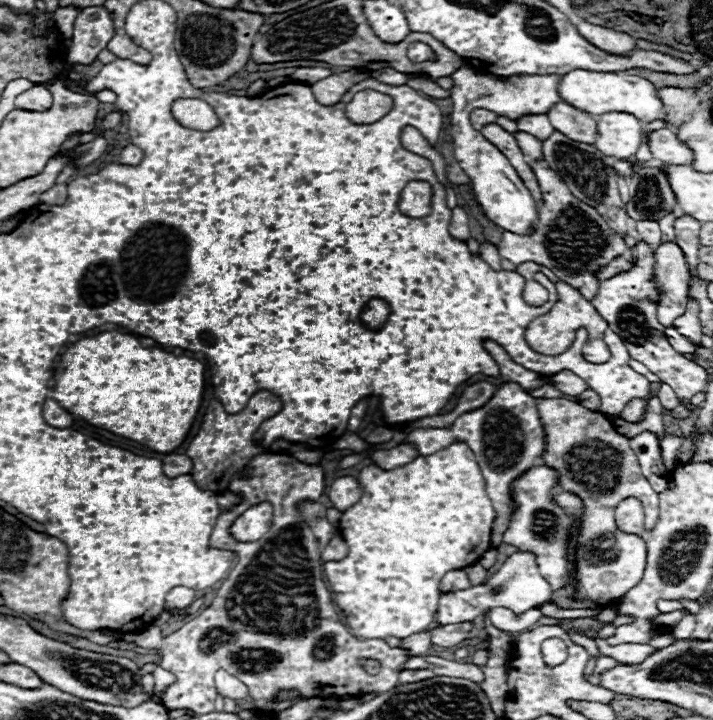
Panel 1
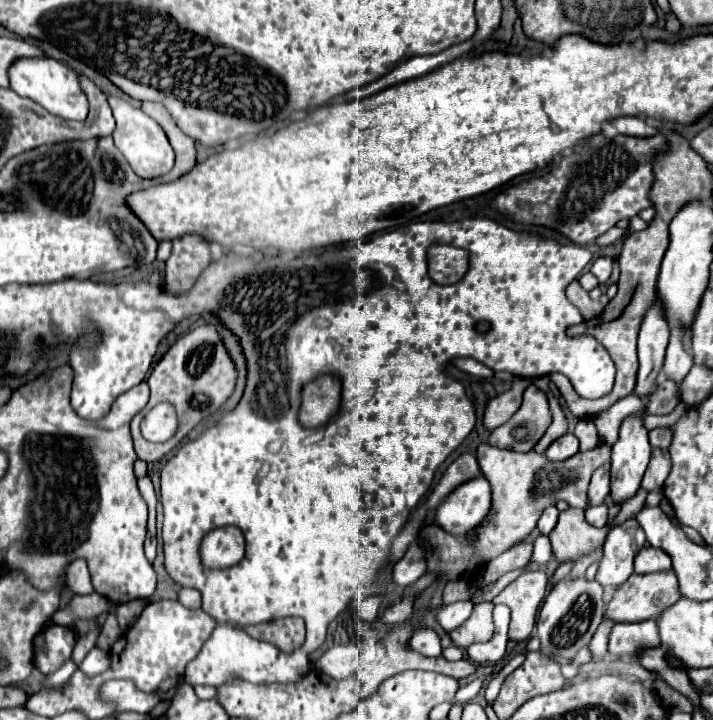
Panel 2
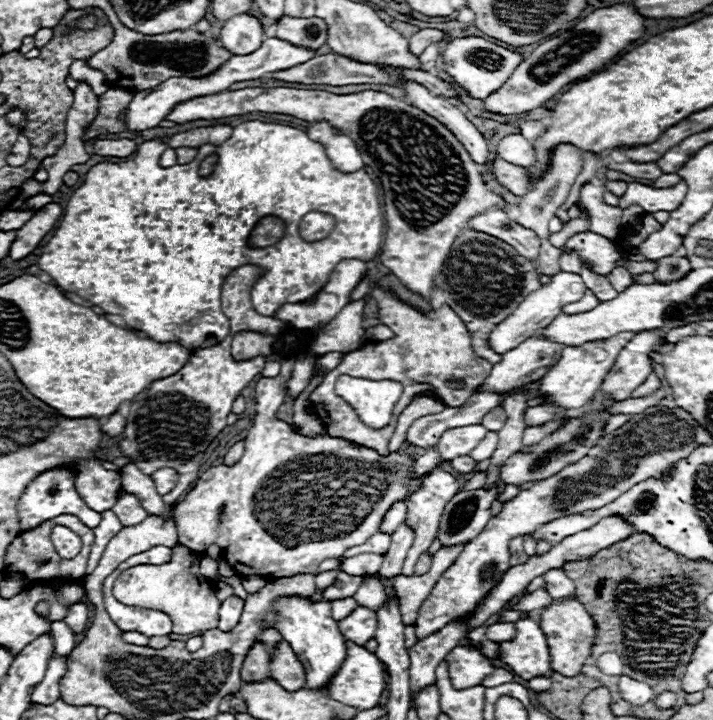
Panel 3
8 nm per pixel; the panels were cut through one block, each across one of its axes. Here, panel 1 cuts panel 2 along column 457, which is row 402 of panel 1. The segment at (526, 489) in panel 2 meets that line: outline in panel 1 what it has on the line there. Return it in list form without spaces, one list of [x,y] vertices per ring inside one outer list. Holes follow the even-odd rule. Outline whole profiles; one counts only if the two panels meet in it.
[[[538,398],[536,408],[548,438],[548,448],[542,460],[558,470],[562,488],[578,494],[586,504],[576,544],[578,598],[590,598],[596,604],[612,604],[640,582],[646,568],[644,538],[618,530],[614,510],[620,500],[636,496],[646,514],[644,530],[652,530],[658,520],[658,492],[654,492],[642,476],[628,438],[618,434],[604,414],[566,398]]]

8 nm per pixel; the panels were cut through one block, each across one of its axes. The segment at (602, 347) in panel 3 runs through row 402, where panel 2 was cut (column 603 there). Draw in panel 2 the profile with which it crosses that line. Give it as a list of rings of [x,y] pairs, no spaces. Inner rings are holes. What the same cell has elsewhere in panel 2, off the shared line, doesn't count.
[[[630,518],[620,526],[610,528],[604,542],[604,556],[596,580],[602,586],[620,586],[634,572],[634,558],[644,548],[646,536],[640,524]]]

